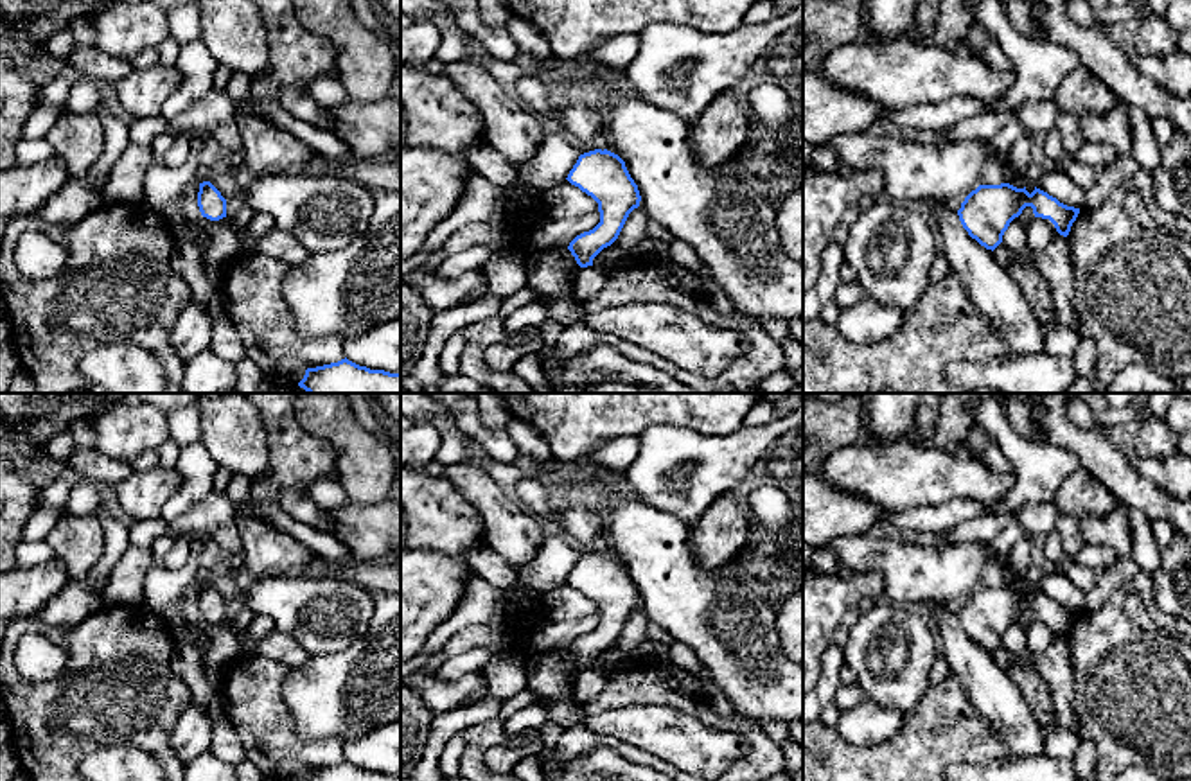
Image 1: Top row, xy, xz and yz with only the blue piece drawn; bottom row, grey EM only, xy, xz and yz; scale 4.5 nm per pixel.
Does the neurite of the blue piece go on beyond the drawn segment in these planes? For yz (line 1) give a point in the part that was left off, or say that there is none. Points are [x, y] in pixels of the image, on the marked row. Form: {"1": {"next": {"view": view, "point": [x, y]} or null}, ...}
{"1": {"next": null}}

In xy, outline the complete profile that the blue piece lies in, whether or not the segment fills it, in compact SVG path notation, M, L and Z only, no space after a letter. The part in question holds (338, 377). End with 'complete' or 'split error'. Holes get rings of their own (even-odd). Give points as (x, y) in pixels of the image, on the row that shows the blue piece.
M345 357L307 368L298 386L307 393L401 393L401 373L370 370Z | complete

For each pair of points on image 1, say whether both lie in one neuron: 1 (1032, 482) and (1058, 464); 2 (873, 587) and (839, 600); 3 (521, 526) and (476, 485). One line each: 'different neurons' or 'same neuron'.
1: same neuron
2: same neuron
3: same neuron

